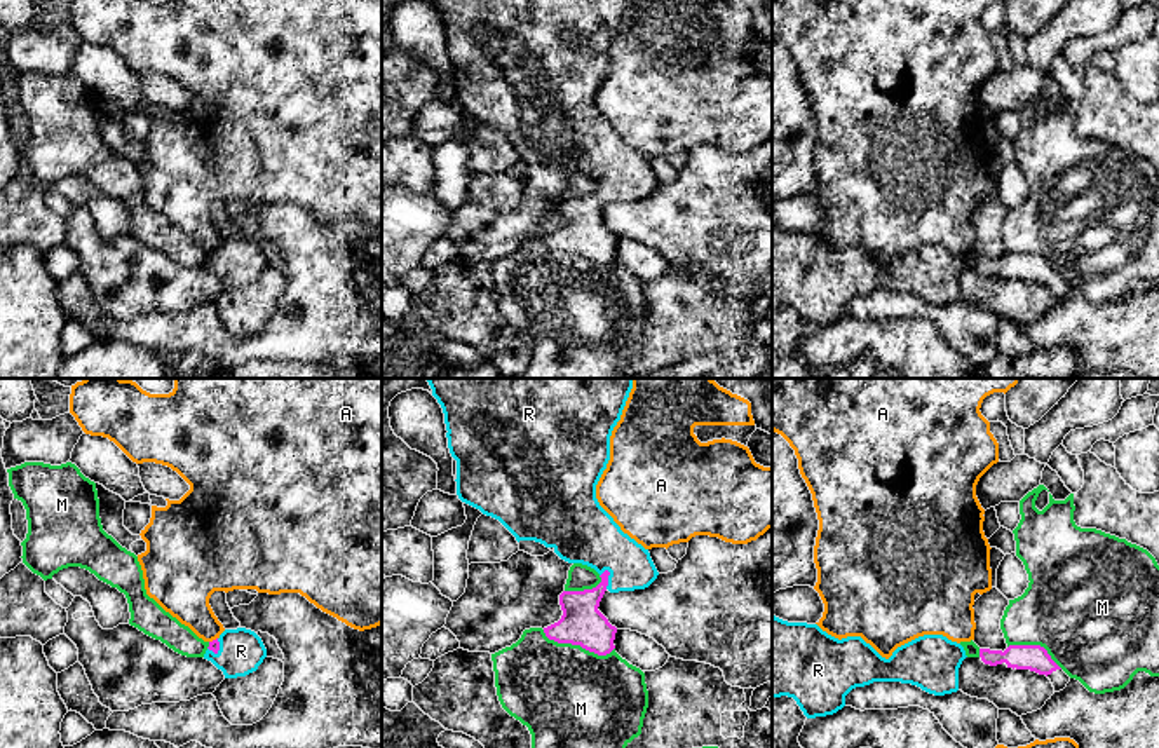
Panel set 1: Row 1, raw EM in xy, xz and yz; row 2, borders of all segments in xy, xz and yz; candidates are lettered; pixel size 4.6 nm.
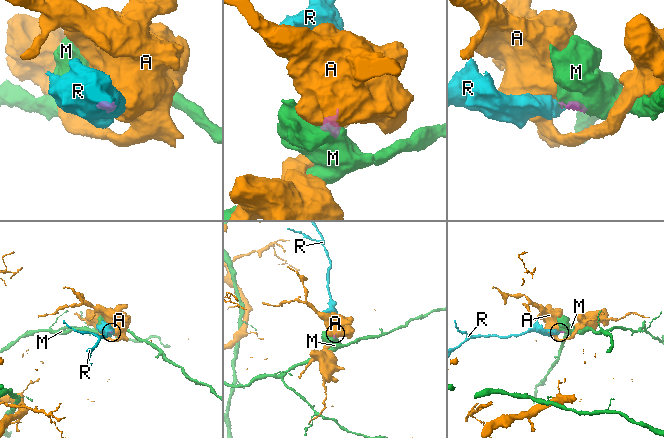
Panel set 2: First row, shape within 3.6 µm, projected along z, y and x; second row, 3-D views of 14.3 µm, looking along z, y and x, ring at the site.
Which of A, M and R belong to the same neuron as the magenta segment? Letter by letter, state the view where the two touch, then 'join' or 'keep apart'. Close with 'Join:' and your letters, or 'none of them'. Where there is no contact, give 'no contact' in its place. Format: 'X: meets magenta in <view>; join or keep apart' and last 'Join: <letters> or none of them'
A: meets magenta in xy; keep apart
M: meets magenta in xz; keep apart
R: meets magenta in xz; join
Join: R

